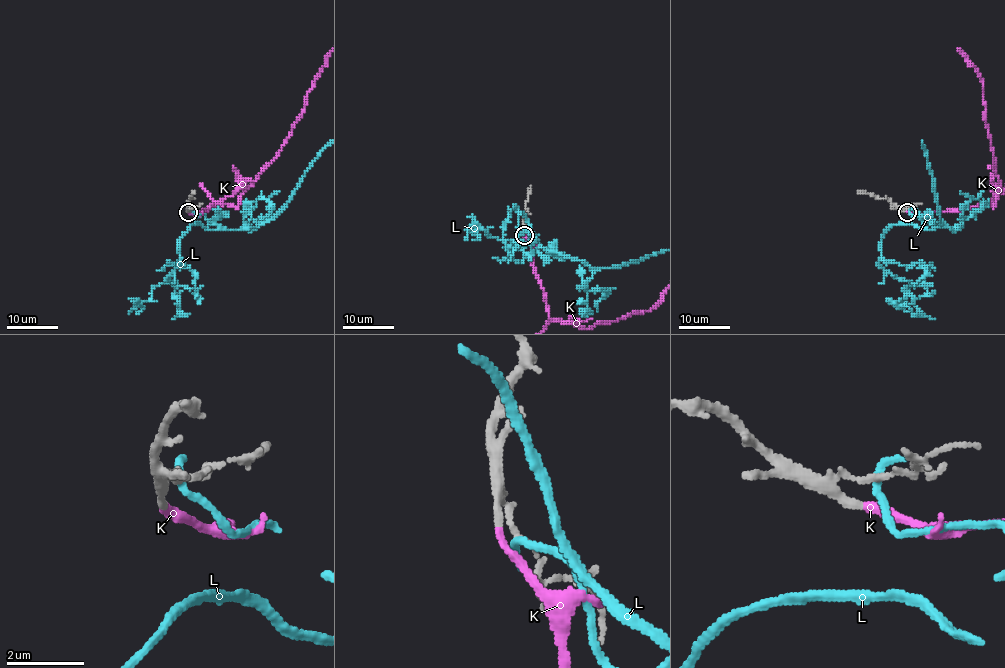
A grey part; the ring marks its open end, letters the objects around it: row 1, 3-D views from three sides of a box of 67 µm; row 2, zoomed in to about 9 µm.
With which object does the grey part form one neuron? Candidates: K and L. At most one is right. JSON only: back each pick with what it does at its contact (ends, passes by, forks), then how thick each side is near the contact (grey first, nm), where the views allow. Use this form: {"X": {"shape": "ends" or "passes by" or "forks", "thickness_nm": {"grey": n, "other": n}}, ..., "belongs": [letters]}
{"K": {"shape": "ends", "thickness_nm": {"grey": 170, "other": 200}}, "belongs": ["K"]}

